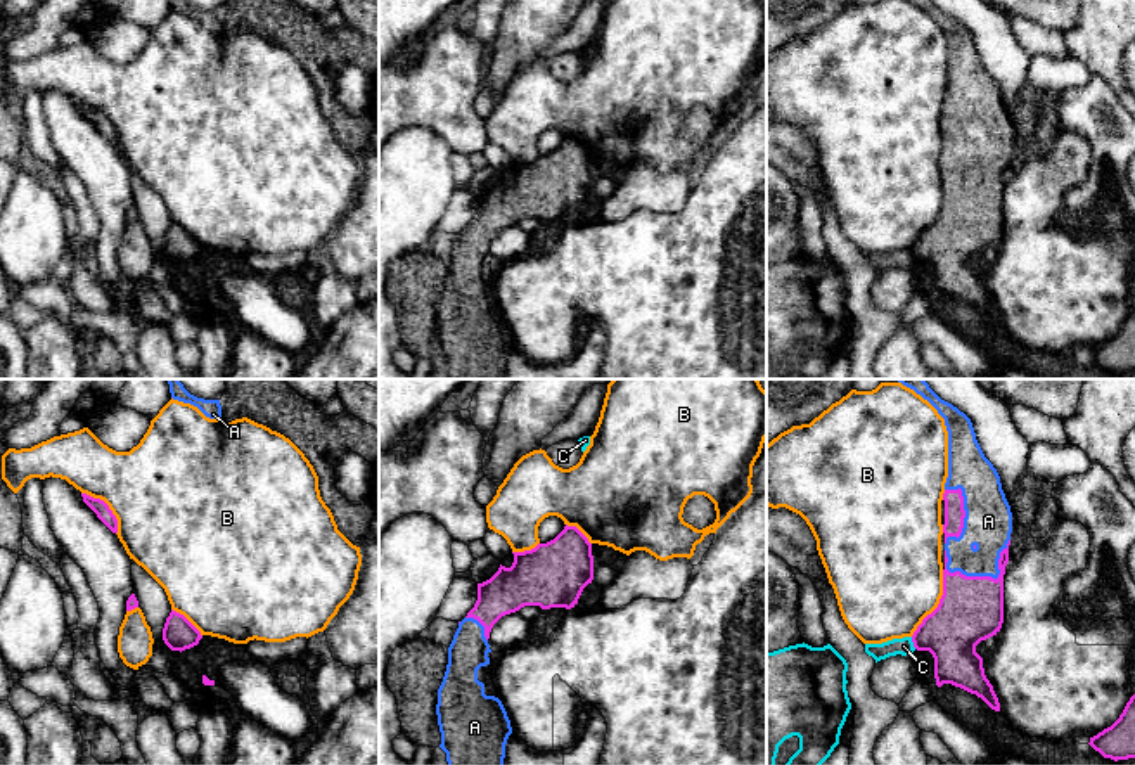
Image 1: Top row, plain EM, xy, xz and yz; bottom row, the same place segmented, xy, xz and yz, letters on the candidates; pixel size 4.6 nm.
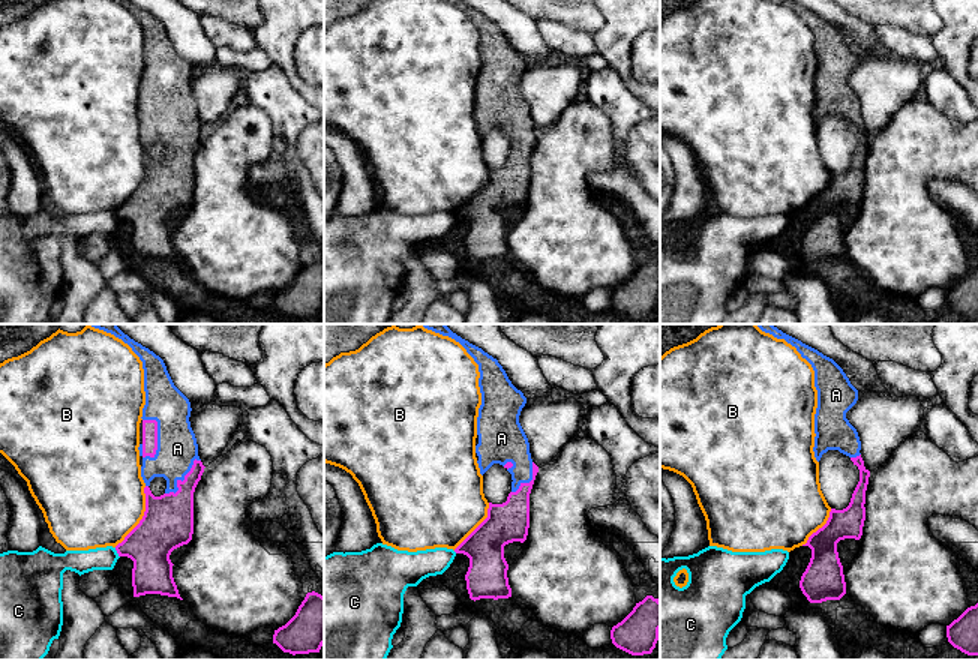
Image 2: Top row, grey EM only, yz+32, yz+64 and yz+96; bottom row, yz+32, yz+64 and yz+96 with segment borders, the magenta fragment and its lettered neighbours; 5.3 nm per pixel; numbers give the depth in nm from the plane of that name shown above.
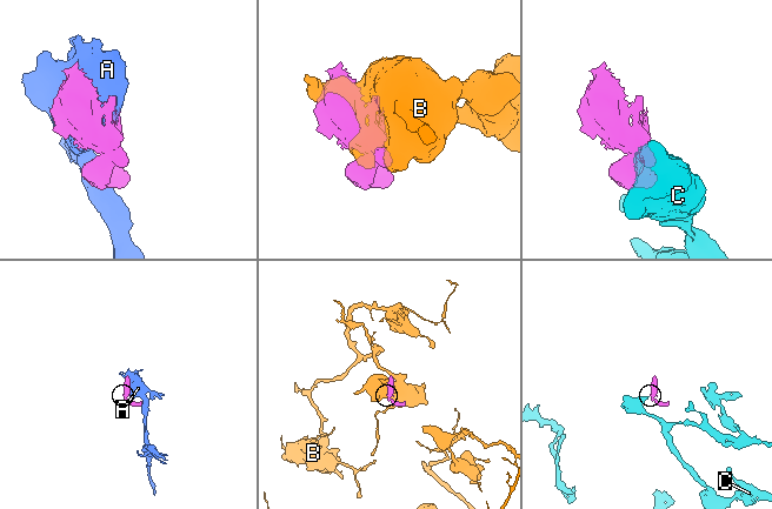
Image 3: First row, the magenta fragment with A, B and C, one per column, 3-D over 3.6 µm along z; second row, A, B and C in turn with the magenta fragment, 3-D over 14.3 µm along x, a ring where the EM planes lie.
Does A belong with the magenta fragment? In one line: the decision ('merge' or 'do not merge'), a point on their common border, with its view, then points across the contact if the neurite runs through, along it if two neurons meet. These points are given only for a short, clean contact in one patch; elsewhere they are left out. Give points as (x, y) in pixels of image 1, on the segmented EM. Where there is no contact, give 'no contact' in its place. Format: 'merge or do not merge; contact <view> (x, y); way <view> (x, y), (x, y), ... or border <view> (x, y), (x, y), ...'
merge; contact yz (990, 577)

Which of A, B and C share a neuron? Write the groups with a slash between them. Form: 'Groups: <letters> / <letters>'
Groups: A / B / C

